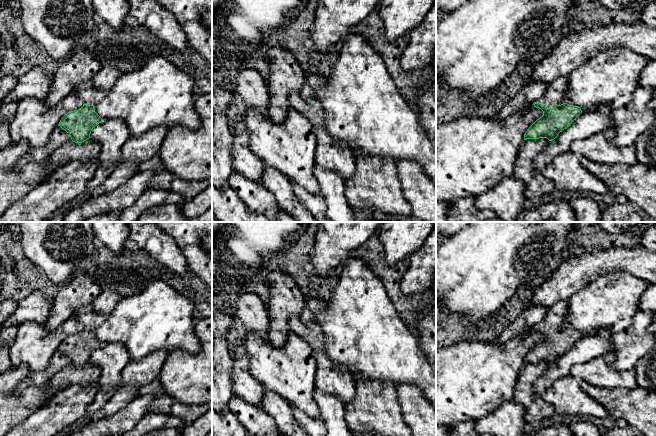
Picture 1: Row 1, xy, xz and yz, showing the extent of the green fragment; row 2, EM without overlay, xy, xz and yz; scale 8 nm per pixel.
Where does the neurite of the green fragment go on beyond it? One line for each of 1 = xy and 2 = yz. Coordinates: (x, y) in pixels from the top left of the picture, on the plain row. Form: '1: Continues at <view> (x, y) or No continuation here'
1: Continues at xy (87, 316)
2: Continues at yz (555, 316)

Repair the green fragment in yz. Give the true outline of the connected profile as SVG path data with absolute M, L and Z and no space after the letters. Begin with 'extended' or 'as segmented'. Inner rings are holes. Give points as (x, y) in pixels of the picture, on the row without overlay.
extended | M568 300L556 303L548 309L543 321L533 327L534 331L543 335L543 340L527 353L524 364L547 362L552 365L581 337L587 336L584 332L563 326L567 307Z

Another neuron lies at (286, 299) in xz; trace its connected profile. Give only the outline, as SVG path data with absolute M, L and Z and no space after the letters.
M275 269L266 277L269 301L268 312L269 342L278 349L285 346L289 336L291 316L300 317L304 311L306 298L294 279Z

